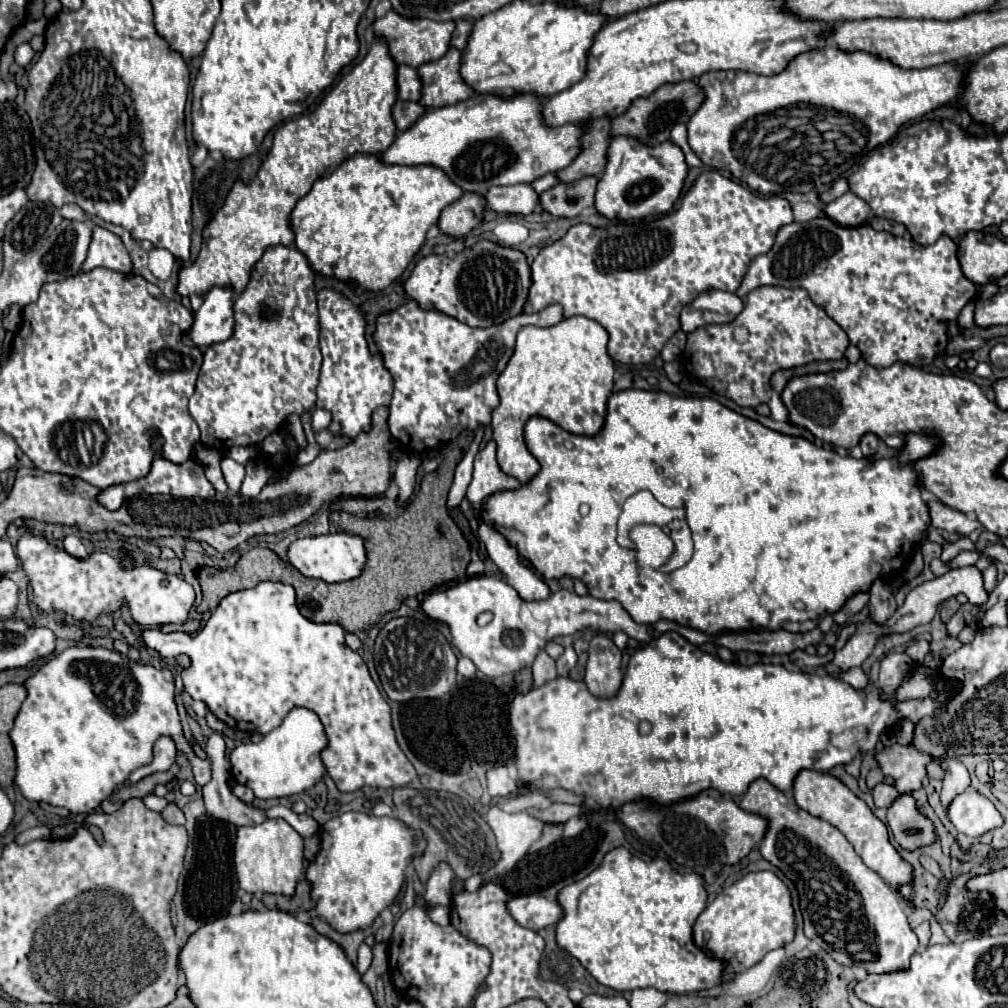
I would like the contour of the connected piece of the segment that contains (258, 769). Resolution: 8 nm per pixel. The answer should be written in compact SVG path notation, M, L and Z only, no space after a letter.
M294 708L284 718L284 722L276 730L266 734L258 744L240 744L232 750L232 778L238 784L248 786L256 798L264 800L300 794L324 778L326 768L320 754L322 750L326 750L326 746L328 738L320 718L308 708Z

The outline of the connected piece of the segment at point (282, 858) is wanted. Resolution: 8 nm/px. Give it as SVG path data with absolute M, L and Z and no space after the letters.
M282 818L276 820L266 820L264 824L258 826L242 826L238 828L236 834L236 844L234 844L234 866L236 866L236 878L238 878L238 886L248 892L248 894L256 894L260 892L268 892L268 894L282 894L282 896L294 896L298 878L304 870L304 840L302 836Z

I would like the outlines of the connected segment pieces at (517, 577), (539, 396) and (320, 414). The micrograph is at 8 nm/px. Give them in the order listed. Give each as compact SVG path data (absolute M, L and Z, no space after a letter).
M478 520L478 536L486 546L490 560L504 574L508 584L518 592L518 596L526 602L544 600L550 596L548 584L530 568L524 566L518 550L508 544L508 540L490 524Z
M584 316L566 318L550 328L524 326L518 332L514 354L506 370L498 378L500 404L498 408L492 410L492 440L496 442L496 458L504 474L520 480L520 484L526 484L540 470L540 464L534 462L532 454L528 454L528 448L522 438L524 424L532 416L548 418L554 424L564 426L564 430L572 434L594 436L600 432L606 420L606 400L614 384L614 362L606 352L606 344L608 344L608 332L600 324L594 324L594 320L588 320Z
M316 408L316 410L314 410L314 414L312 414L312 430L314 430L314 432L326 430L330 422L332 422L332 416L330 416L328 410L322 410L322 408Z

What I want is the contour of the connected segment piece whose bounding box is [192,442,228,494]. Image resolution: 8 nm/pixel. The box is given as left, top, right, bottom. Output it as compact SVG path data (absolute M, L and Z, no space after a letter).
M198 442L198 444L194 446L194 450L192 450L192 458L198 460L198 462L204 466L204 474L206 474L206 478L210 480L210 484L216 488L216 492L226 494L226 492L228 492L228 486L226 486L224 476L222 476L222 472L220 472L220 462L222 462L224 454L222 454L222 452L216 452L214 448L204 446L202 442Z

